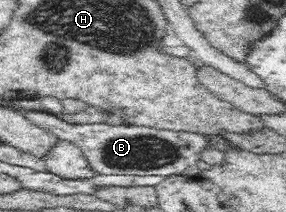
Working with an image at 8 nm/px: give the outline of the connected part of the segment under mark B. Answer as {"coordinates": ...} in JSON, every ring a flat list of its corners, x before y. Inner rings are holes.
{"coordinates":[[22,110,27,119,37,127,53,134,56,139,70,141,74,146,80,149,80,152,87,160,87,165,92,172,92,176,97,175,137,175,148,176,157,175,160,177,169,177,181,175,187,167,195,165,199,160,198,151,202,151,209,142,202,134,187,133,184,131,170,131,168,129,155,129,154,127,142,127,140,125,116,125,110,126,105,123,100,124,68,124,58,119,54,114,46,112,32,112]]}

